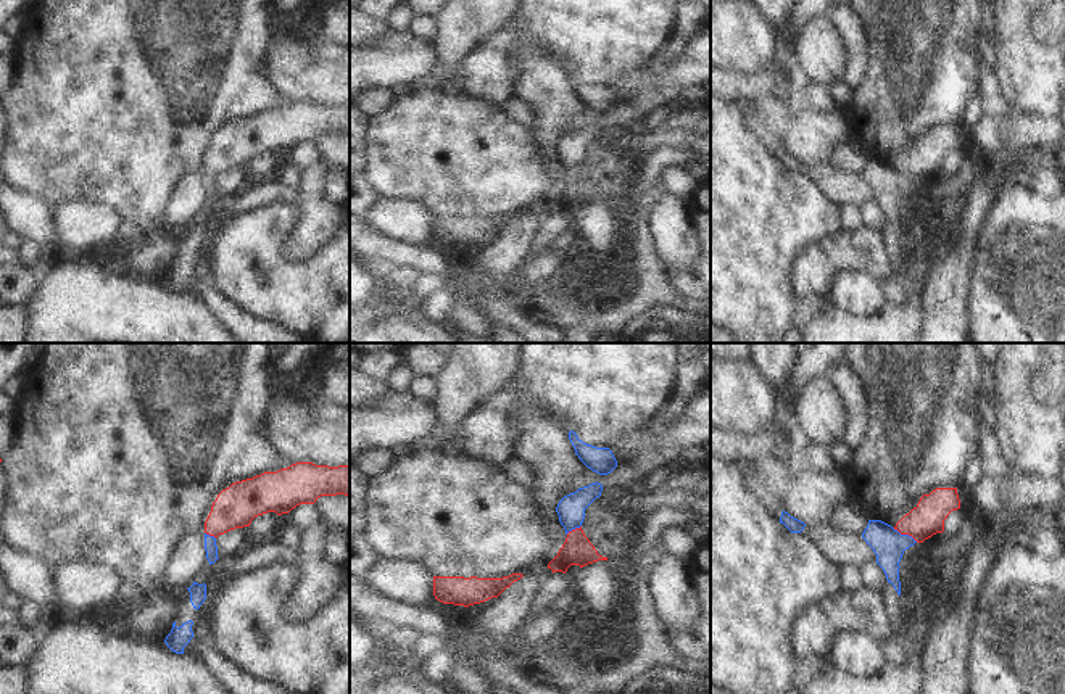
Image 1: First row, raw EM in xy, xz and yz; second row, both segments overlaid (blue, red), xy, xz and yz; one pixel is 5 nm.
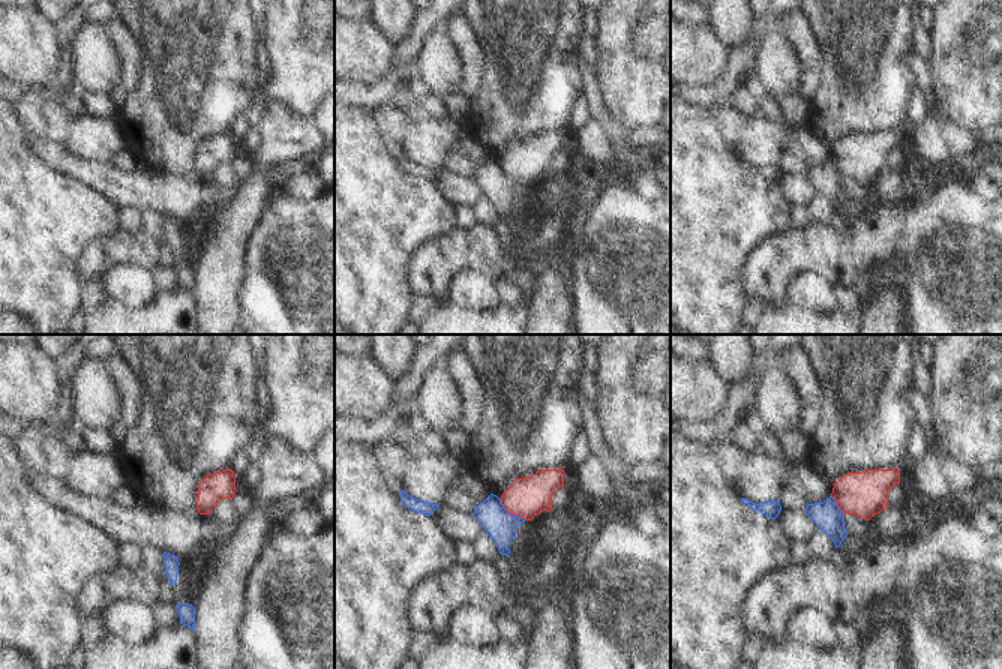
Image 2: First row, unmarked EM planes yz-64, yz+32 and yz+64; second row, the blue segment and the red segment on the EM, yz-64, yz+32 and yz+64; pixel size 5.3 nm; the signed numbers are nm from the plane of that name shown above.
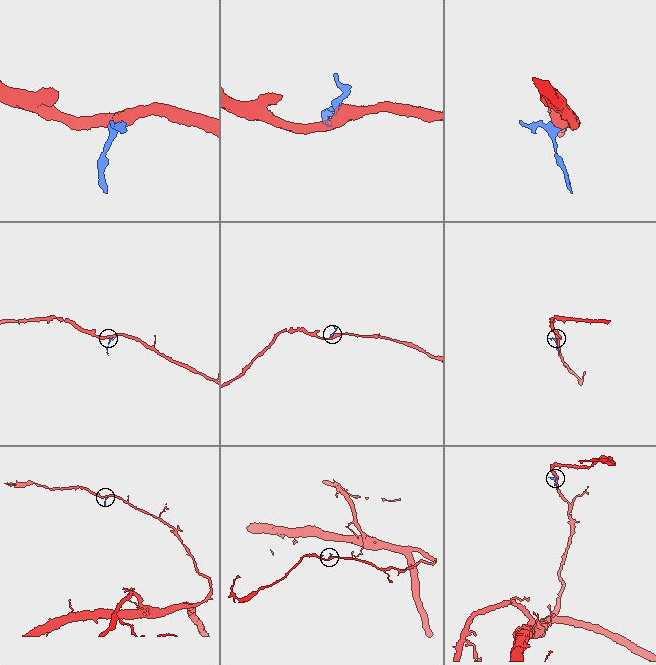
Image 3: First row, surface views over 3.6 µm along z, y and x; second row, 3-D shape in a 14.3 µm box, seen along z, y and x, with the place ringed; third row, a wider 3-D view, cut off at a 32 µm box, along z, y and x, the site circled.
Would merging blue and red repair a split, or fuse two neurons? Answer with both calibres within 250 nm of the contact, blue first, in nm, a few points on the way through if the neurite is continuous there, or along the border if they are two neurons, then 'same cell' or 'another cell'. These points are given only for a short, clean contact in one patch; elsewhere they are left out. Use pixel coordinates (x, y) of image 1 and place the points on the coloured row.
160 nm thick on the blue side, 170 nm on the other; border along yz (893, 528), (911, 535), (917, 541); another cell

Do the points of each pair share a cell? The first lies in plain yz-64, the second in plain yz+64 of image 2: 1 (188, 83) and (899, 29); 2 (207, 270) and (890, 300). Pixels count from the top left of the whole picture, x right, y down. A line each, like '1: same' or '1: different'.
1: same
2: same

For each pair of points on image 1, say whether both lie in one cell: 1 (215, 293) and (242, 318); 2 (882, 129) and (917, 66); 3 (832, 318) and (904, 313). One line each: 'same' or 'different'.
1: same
2: same
3: same

